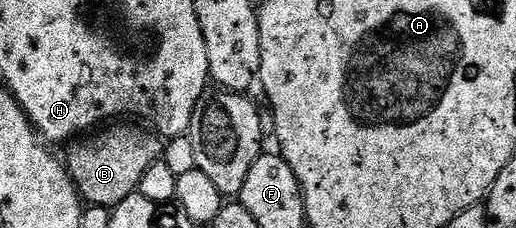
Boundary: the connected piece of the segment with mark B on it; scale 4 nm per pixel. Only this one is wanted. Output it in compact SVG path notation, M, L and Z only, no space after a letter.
M116 126L113 130L103 130L96 132L101 134L81 137L67 147L66 169L76 191L88 206L114 208L139 191L142 176L146 176L146 168L150 168L150 164L161 157L162 142L159 137L151 133L143 134L132 126Z

